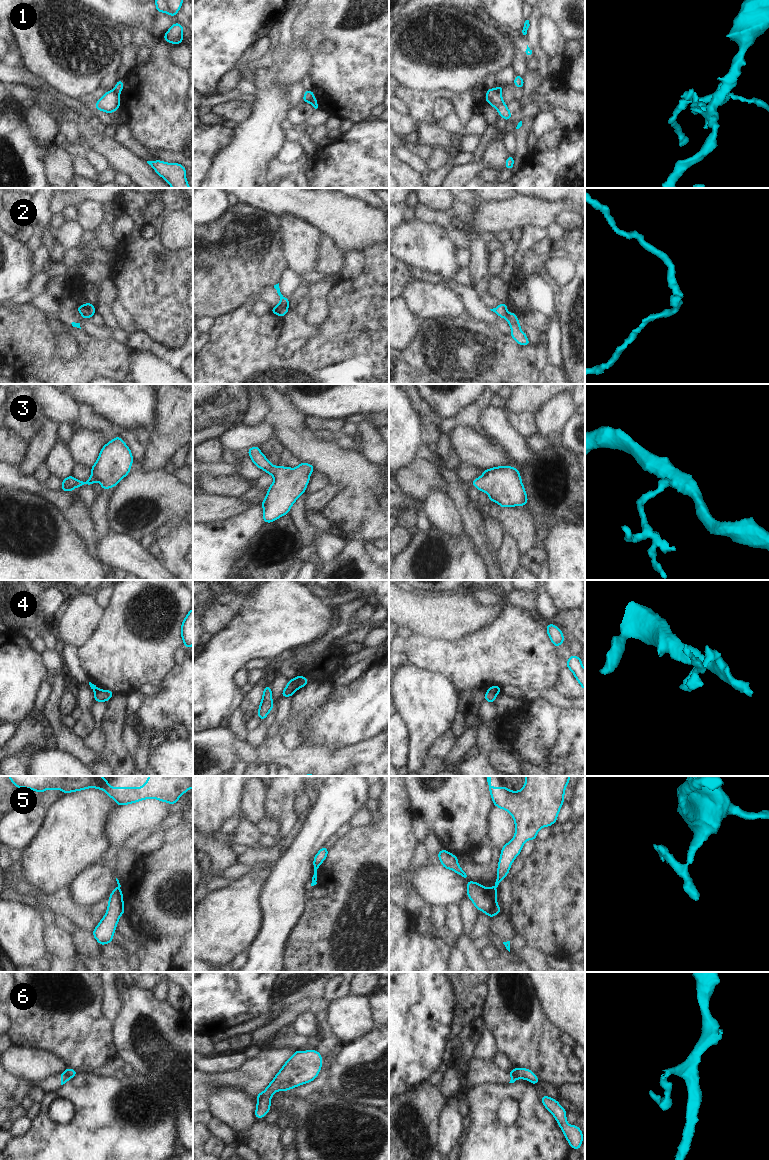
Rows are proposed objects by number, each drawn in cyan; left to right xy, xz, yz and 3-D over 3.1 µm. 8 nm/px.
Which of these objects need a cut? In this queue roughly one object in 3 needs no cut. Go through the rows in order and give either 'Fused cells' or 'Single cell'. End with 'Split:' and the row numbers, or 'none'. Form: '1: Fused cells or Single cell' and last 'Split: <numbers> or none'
1: Fused cells
2: Fused cells
3: Single cell
4: Fused cells
5: Fused cells
6: Fused cells
Split: 1, 2, 4, 5, 6

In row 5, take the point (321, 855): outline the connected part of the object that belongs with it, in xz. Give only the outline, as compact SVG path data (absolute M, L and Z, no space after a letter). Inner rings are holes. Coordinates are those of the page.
M324 846L317 852L317 854L315 855L313 859L314 875L312 877L312 883L317 881L317 869L320 867L322 862L326 860L328 855L328 849L329 848Z

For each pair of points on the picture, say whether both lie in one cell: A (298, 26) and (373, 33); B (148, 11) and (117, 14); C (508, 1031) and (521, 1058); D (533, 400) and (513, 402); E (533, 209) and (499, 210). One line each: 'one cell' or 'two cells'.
A: one cell
B: one cell
C: one cell
D: one cell
E: one cell

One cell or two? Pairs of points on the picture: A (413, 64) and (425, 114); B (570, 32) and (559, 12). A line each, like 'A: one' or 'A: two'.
A: two
B: one

